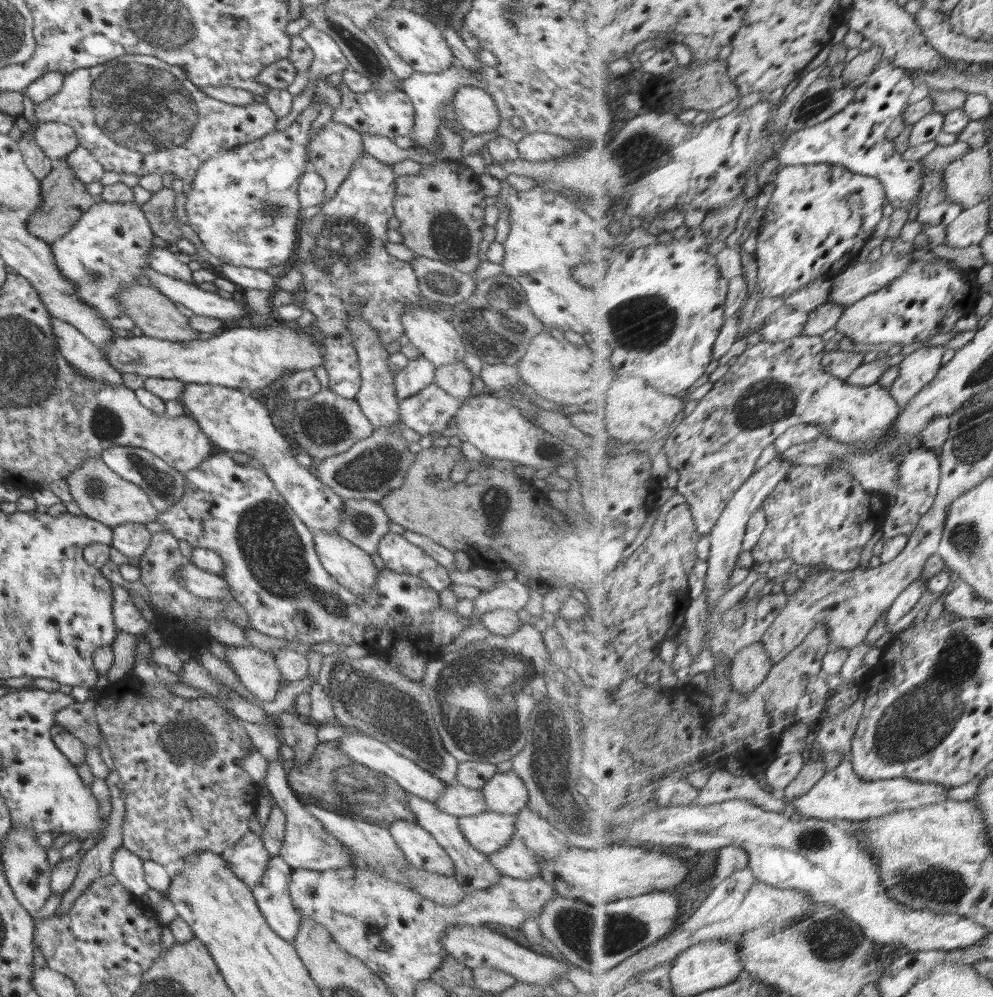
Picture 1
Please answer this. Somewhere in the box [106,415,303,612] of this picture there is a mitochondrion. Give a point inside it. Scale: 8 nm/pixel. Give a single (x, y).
(163, 484)

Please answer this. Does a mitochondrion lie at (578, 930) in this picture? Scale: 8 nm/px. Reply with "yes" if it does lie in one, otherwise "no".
yes

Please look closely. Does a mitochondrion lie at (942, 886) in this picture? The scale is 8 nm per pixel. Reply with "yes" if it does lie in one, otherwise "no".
yes

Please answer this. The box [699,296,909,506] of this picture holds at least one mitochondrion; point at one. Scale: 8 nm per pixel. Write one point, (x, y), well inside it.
(767, 402)

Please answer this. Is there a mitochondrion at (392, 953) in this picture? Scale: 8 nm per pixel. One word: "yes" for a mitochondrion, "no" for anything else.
no

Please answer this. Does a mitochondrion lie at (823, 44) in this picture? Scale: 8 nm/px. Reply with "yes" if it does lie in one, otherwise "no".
no

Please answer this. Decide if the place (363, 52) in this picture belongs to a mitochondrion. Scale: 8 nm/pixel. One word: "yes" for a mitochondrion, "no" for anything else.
yes

